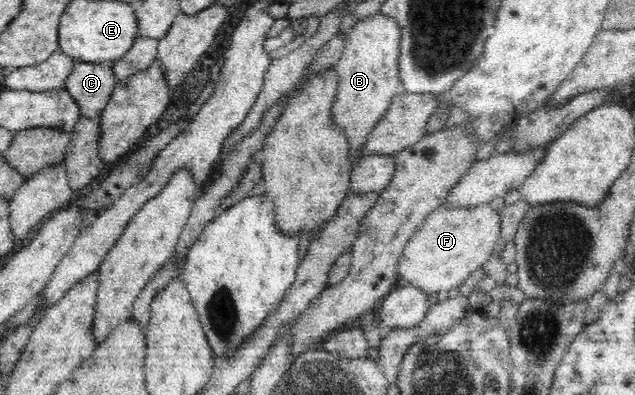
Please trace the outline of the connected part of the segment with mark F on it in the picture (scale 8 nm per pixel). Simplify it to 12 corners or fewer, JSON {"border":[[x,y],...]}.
{"border":[[442,205],[408,241],[398,275],[449,292],[489,261],[502,215]]}

